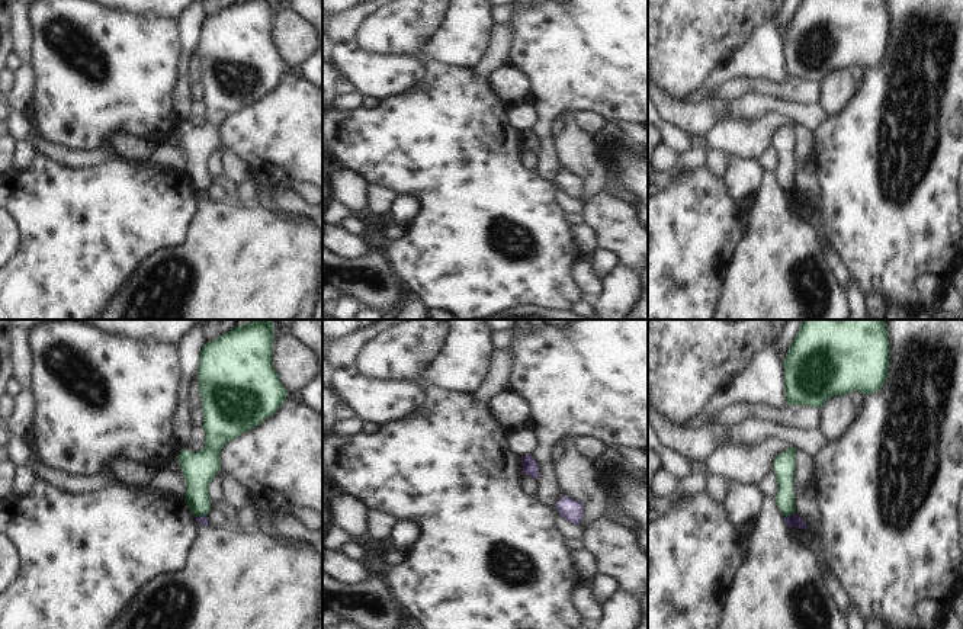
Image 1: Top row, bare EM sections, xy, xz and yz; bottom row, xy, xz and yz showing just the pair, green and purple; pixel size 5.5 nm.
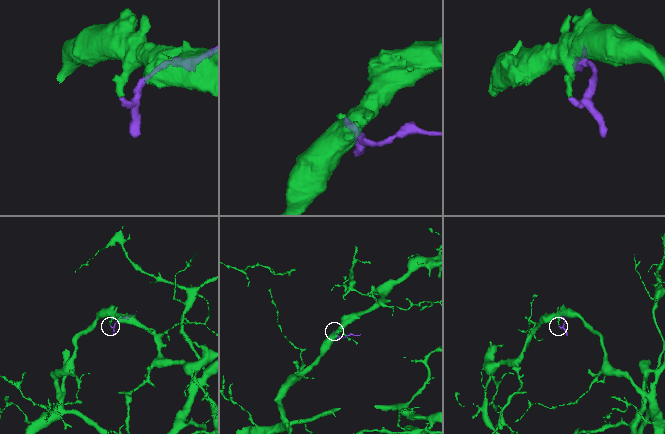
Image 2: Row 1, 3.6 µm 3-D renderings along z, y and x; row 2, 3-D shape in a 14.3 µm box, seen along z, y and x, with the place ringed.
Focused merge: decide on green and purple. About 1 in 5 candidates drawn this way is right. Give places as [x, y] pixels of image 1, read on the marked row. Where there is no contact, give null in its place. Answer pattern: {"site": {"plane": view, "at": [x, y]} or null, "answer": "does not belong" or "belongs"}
{"site": {"plane": "yz", "at": [789, 514]}, "answer": "does not belong"}

